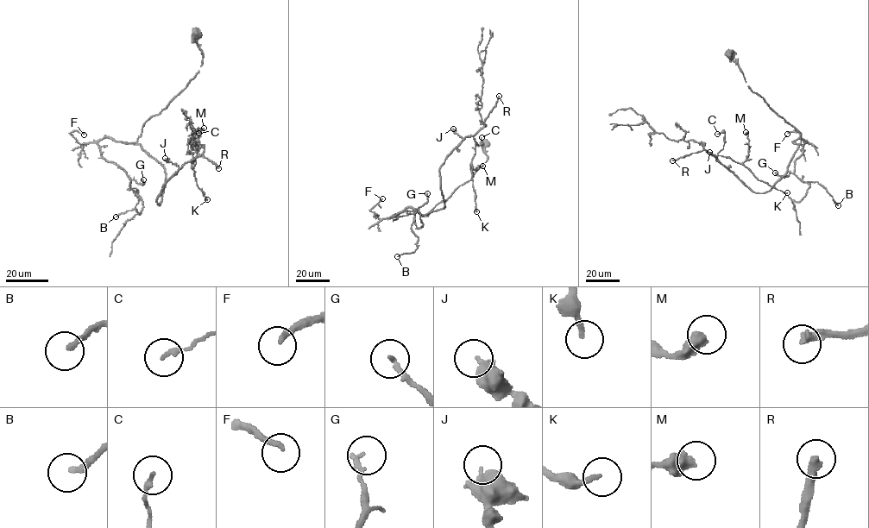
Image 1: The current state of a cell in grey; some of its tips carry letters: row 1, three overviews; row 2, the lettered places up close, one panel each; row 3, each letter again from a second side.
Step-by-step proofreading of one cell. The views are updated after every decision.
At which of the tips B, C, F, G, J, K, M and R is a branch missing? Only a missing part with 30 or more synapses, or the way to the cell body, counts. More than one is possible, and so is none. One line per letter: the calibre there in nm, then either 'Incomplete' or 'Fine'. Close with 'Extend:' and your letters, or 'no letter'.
B: Thickness 200 nm. Fine
C: Thickness 160 nm. Fine
F: Thickness 190 nm. Fine
G: Thickness 180 nm. Fine
J: Thickness 400 nm. Fine
K: Thickness 180 nm. Incomplete
M: Thickness 500 nm. Fine
R: Thickness 280 nm. Incomplete
Extend: K, R

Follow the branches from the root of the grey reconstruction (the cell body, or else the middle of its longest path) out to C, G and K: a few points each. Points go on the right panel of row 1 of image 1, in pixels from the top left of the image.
C: (729, 53), (801, 143), (787, 172), (755, 193), (715, 160), (725, 140), (717, 134)
G: (729, 53), (749, 88), (799, 132), (801, 143), (793, 141), (803, 141), (794, 172), (783, 177), (775, 172)
K: (729, 53), (801, 143), (787, 172), (763, 193), (715, 160), (729, 156), (787, 192)

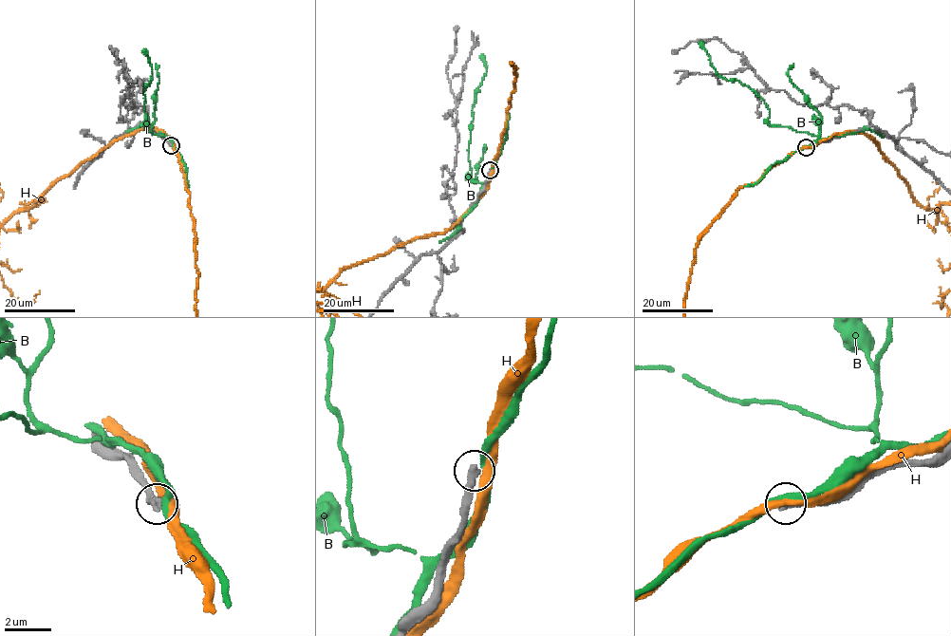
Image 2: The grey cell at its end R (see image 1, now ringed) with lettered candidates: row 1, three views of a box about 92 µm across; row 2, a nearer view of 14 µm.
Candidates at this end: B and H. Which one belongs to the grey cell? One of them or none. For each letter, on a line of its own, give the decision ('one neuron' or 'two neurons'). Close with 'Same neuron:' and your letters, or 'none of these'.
B: two neurons
H: two neurons
Same neuron: none of these

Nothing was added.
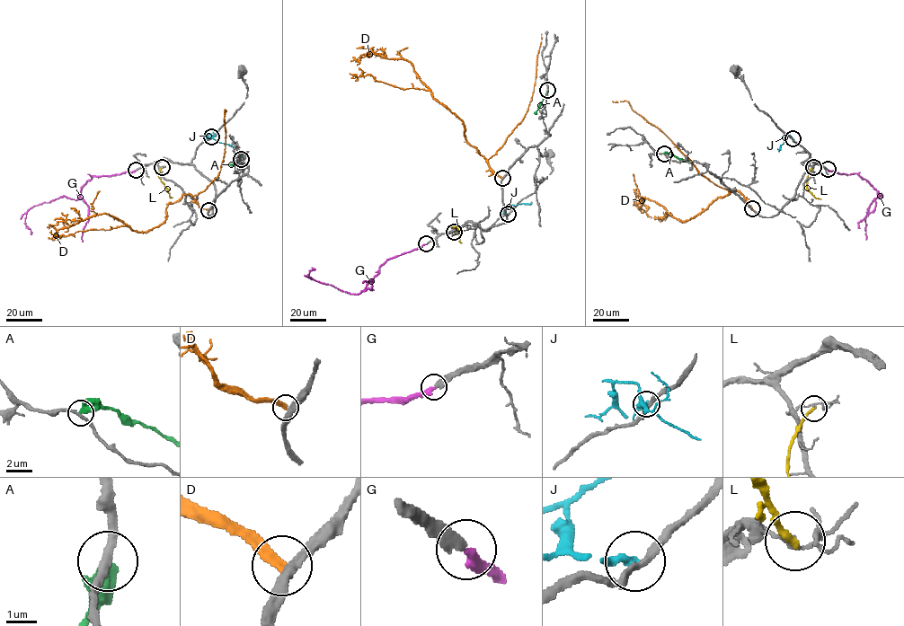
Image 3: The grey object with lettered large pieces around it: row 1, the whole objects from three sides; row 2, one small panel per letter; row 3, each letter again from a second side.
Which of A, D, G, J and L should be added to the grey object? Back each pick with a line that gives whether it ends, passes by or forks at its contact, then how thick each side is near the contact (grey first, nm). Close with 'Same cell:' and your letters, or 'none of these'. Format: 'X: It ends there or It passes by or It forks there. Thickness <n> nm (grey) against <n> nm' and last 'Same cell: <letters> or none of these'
G: It ends there. Thickness 300 nm (grey) against 320 nm
Same cell: G

